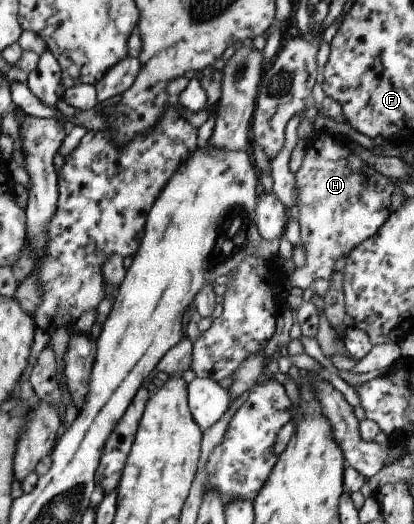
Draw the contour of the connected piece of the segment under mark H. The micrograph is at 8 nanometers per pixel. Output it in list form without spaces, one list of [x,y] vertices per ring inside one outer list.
[[[321,130],[306,141],[303,164],[294,176],[299,191],[298,224],[307,262],[289,277],[292,287],[303,291],[314,281],[329,280],[339,258],[377,234],[391,214],[391,196],[396,186],[393,179],[379,174],[353,154],[349,148],[353,141],[346,134]]]

